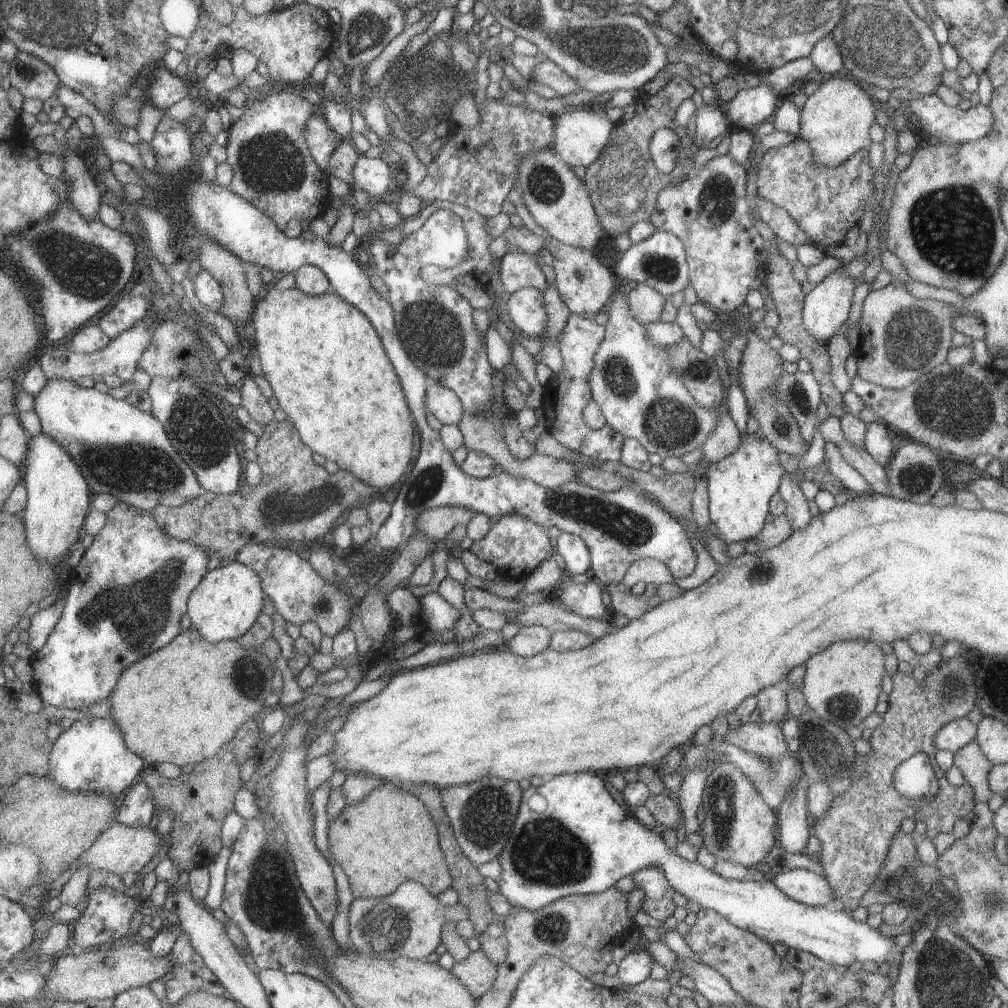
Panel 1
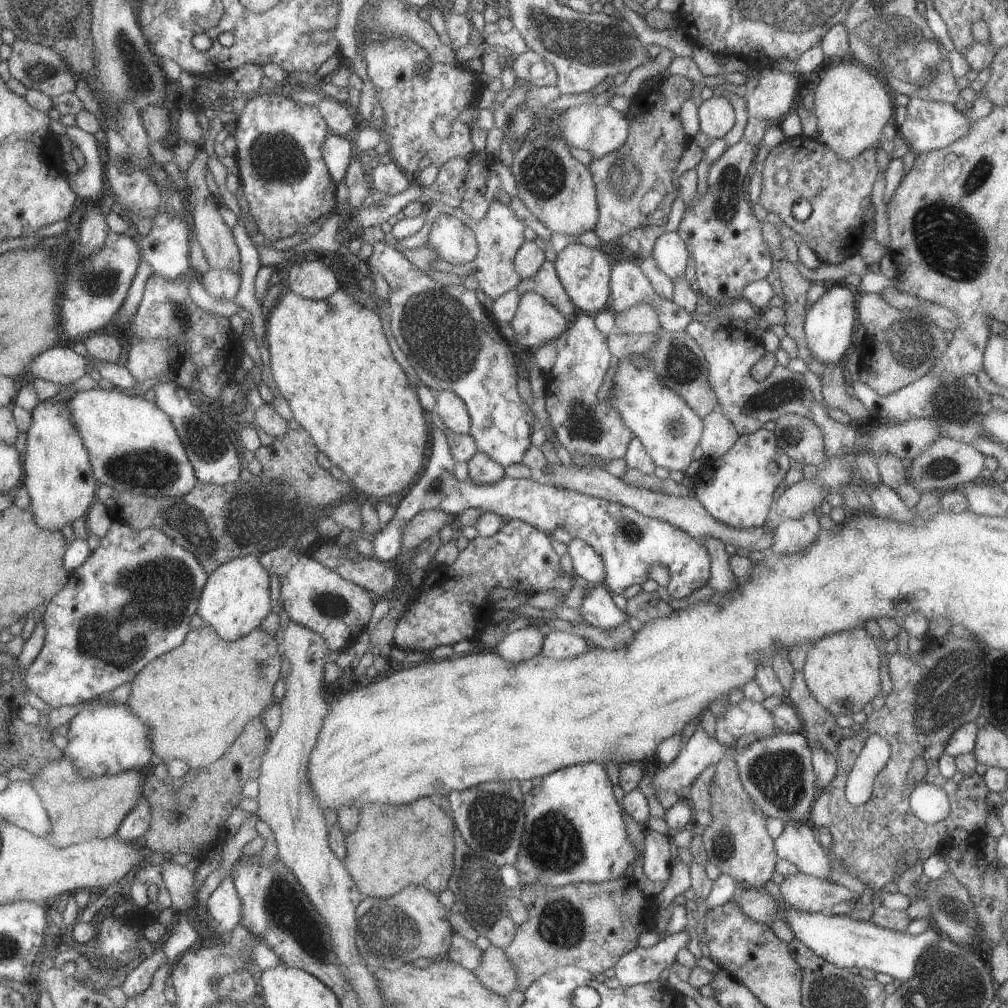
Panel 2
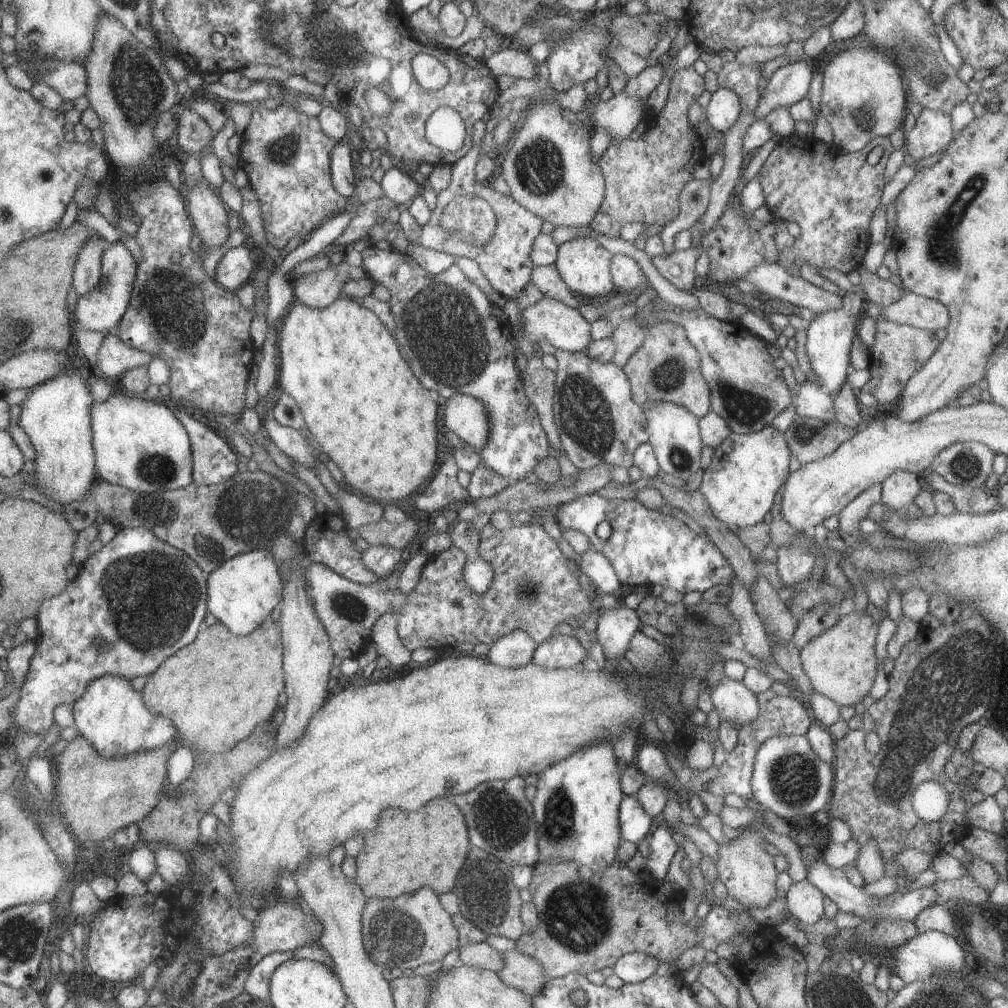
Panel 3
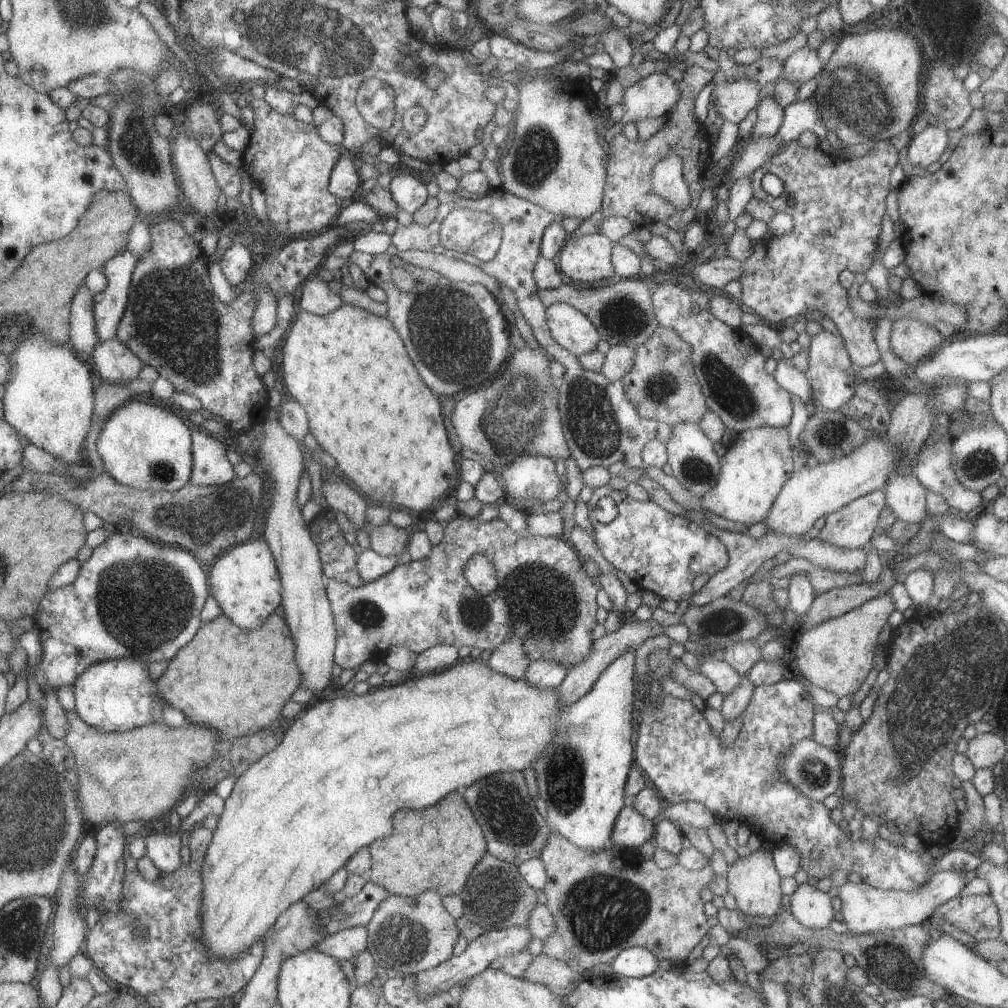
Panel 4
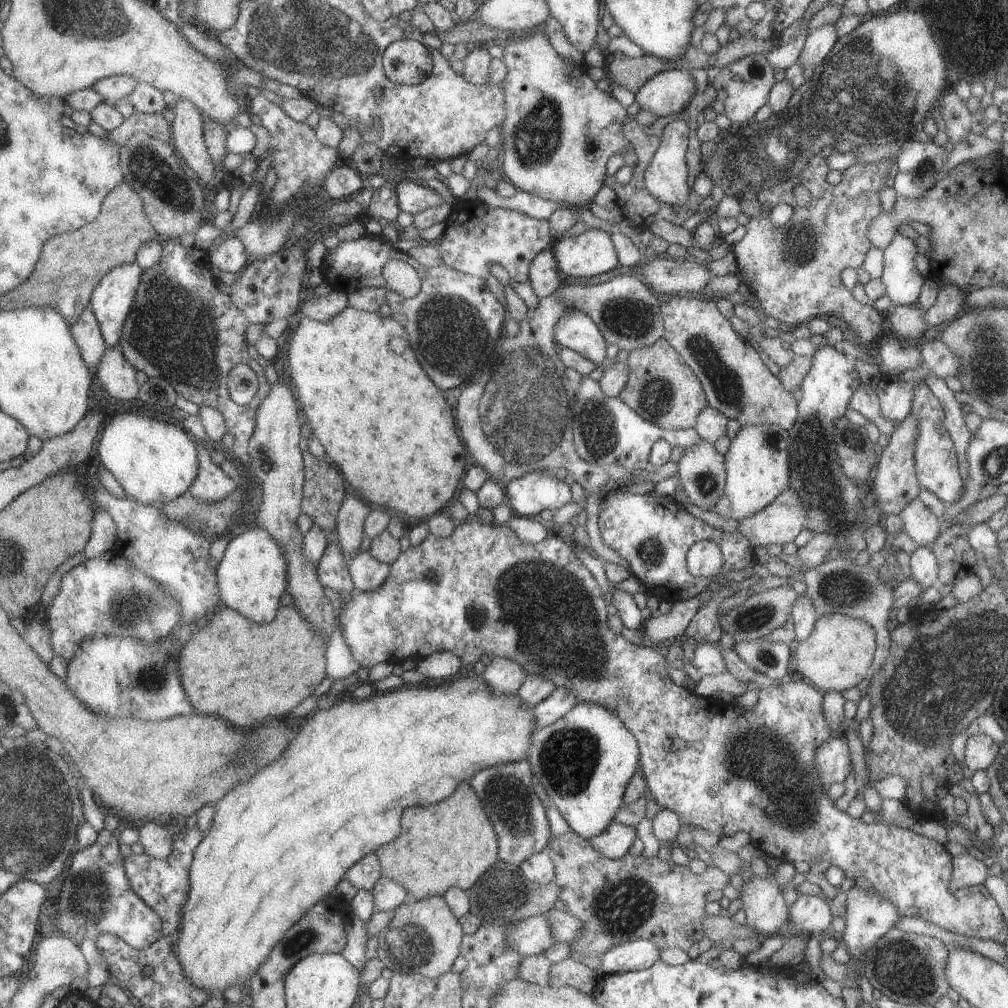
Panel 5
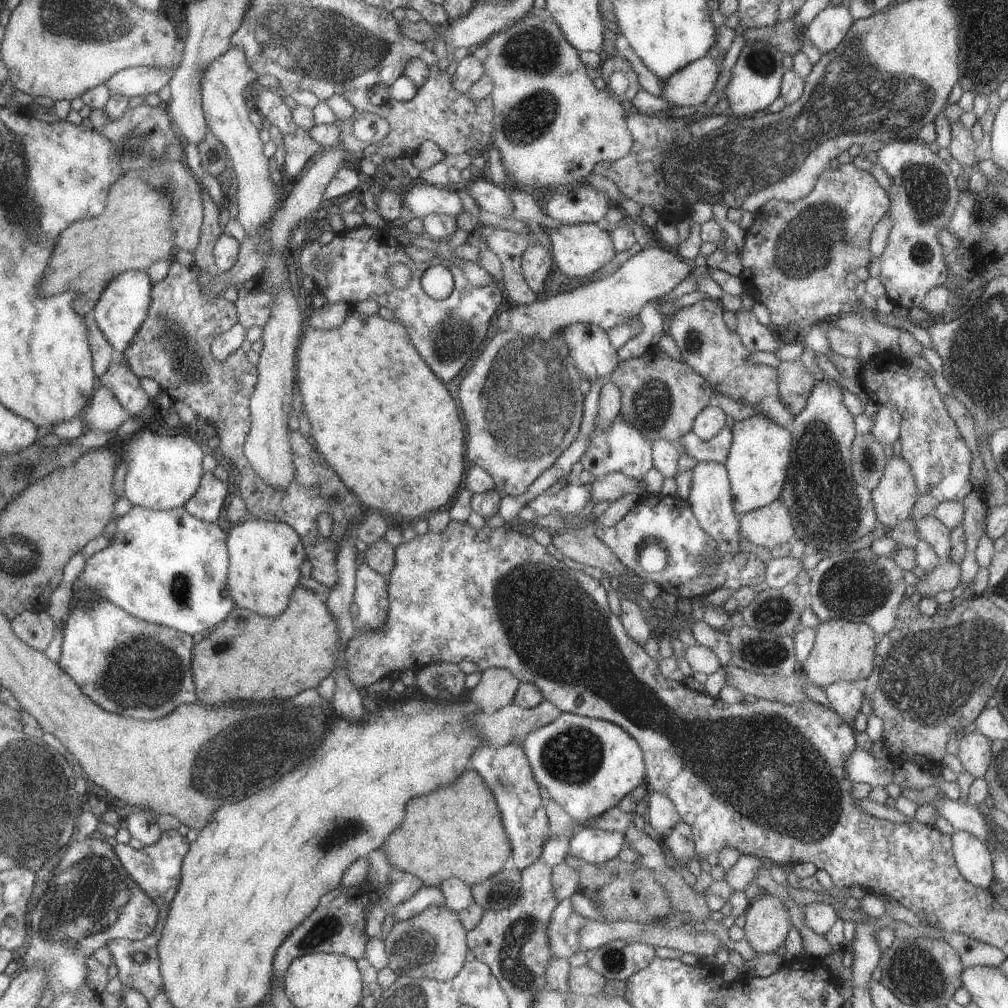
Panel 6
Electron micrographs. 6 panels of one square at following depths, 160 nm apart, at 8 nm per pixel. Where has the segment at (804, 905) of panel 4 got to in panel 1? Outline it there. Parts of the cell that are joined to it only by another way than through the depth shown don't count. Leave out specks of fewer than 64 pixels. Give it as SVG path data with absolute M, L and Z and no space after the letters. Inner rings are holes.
M801 867L776 874L771 881L785 896L798 903L814 907L831 905L832 890L823 875Z

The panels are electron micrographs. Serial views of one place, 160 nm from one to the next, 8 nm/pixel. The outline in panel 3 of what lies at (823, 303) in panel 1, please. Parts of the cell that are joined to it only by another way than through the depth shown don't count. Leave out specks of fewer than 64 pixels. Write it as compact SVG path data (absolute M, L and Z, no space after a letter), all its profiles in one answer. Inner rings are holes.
M848 293L841 297L839 308L822 313L814 313L814 318L805 326L806 343L810 367L815 374L814 381L823 385L831 396L837 394L844 383L847 369L850 369L850 348L856 335L860 313L866 302L862 294Z

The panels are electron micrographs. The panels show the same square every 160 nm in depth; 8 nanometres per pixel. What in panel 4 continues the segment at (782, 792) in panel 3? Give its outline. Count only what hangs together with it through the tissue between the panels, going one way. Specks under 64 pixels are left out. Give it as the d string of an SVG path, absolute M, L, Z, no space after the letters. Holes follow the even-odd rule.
M804 738L792 744L784 755L776 758L776 776L789 782L795 791L812 801L821 802L827 795L838 793L842 782L840 756L838 750L832 751L811 738Z

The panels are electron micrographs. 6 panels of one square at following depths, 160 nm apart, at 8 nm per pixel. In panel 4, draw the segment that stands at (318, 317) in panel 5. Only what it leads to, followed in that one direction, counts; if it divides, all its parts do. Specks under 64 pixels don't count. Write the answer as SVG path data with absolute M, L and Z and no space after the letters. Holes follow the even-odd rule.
M315 273L303 281L298 305L301 311L321 316L339 308L341 303L339 295L326 282L319 280Z

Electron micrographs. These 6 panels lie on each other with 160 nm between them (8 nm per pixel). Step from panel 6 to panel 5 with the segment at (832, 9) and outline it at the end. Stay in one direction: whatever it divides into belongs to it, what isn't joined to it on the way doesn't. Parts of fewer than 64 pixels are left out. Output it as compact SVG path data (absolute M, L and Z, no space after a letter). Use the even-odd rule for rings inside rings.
M827 22L819 28L815 28L813 32L809 32L806 36L805 44L799 58L797 58L797 65L803 68L808 65L811 68L819 64L819 62L830 52L837 40L837 32L835 32L835 24Z

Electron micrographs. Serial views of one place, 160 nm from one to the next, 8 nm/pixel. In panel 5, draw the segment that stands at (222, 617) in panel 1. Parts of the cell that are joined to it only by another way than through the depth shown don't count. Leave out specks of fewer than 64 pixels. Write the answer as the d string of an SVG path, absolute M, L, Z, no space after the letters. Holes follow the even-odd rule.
M248 524L243 534L228 540L223 558L217 565L217 585L226 608L231 608L256 624L267 624L277 614L281 596L287 590L287 564L283 550L263 528Z

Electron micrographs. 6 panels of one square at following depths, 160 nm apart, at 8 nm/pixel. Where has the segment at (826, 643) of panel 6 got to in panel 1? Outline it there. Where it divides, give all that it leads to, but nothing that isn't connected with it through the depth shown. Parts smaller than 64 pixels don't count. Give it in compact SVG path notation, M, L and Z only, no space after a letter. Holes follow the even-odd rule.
M865 639L831 643L820 653L804 662L801 688L806 707L821 720L845 730L849 726L862 727L863 720L875 710L877 696L881 694L885 655L879 644Z

